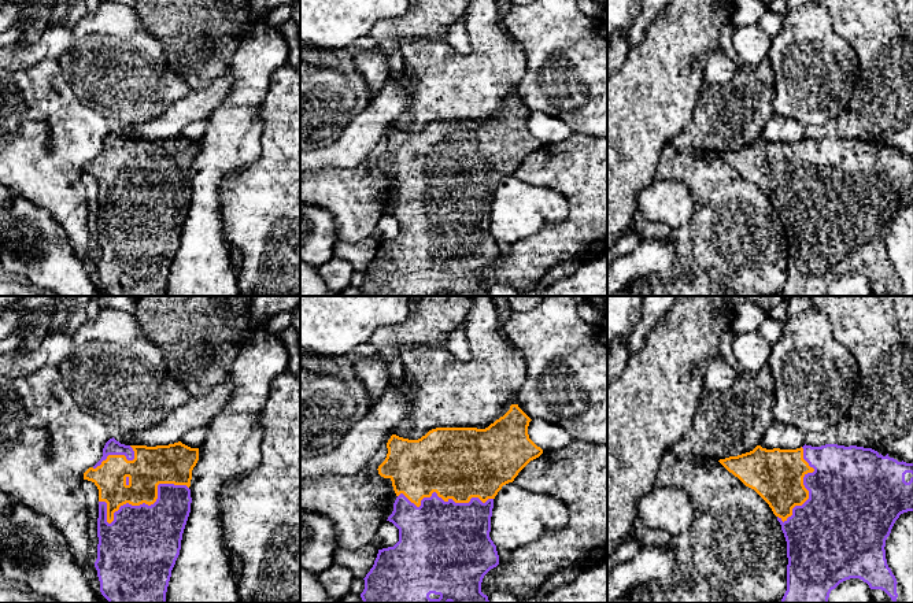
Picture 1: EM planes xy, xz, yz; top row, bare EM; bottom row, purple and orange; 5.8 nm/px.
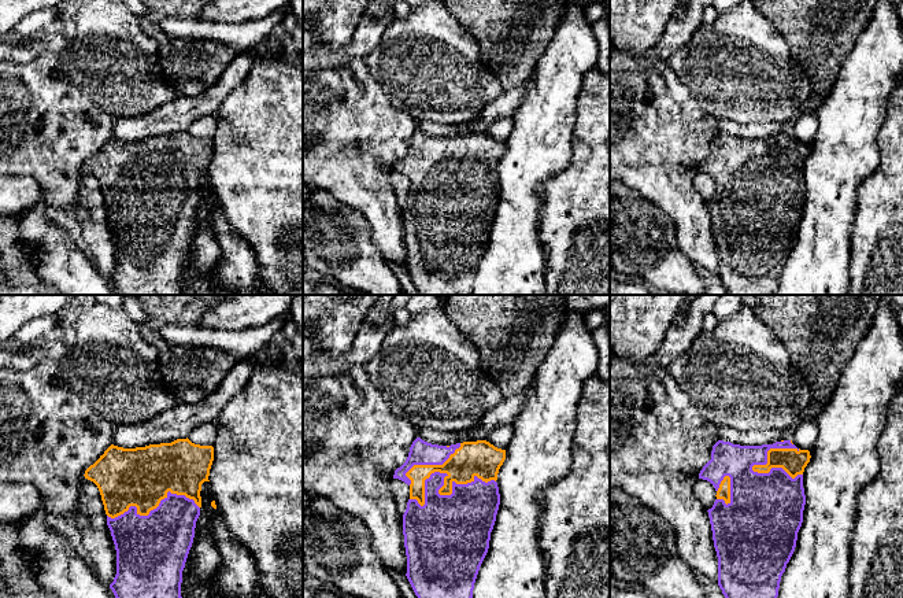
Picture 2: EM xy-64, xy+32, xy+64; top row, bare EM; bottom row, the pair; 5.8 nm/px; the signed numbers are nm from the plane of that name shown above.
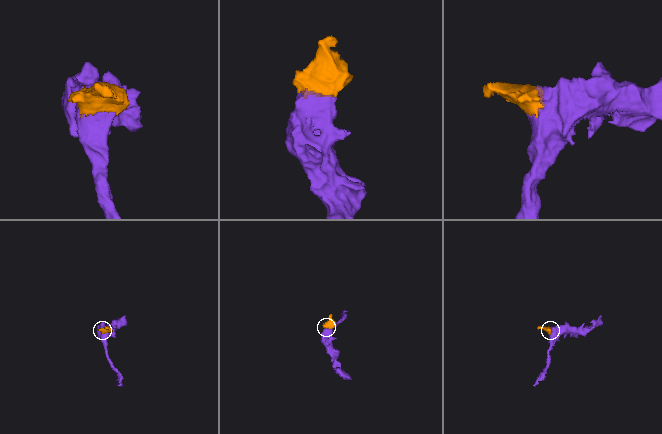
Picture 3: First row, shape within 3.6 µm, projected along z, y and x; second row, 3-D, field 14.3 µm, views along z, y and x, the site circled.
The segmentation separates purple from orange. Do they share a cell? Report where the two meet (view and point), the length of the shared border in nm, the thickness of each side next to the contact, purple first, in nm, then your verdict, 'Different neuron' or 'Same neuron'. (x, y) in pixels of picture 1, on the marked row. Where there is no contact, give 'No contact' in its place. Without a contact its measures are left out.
Touches purple at xy (140, 505). Shared border 550 nm. Thickness 440 nm (purple) against 220 nm. Same neuron

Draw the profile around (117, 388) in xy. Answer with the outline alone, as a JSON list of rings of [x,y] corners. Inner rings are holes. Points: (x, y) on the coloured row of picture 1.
[[[103,310],[95,319],[86,319],[71,339],[71,355],[59,366],[62,382],[82,411],[114,432],[156,426],[192,399],[170,377],[159,345],[149,340],[133,314]]]

